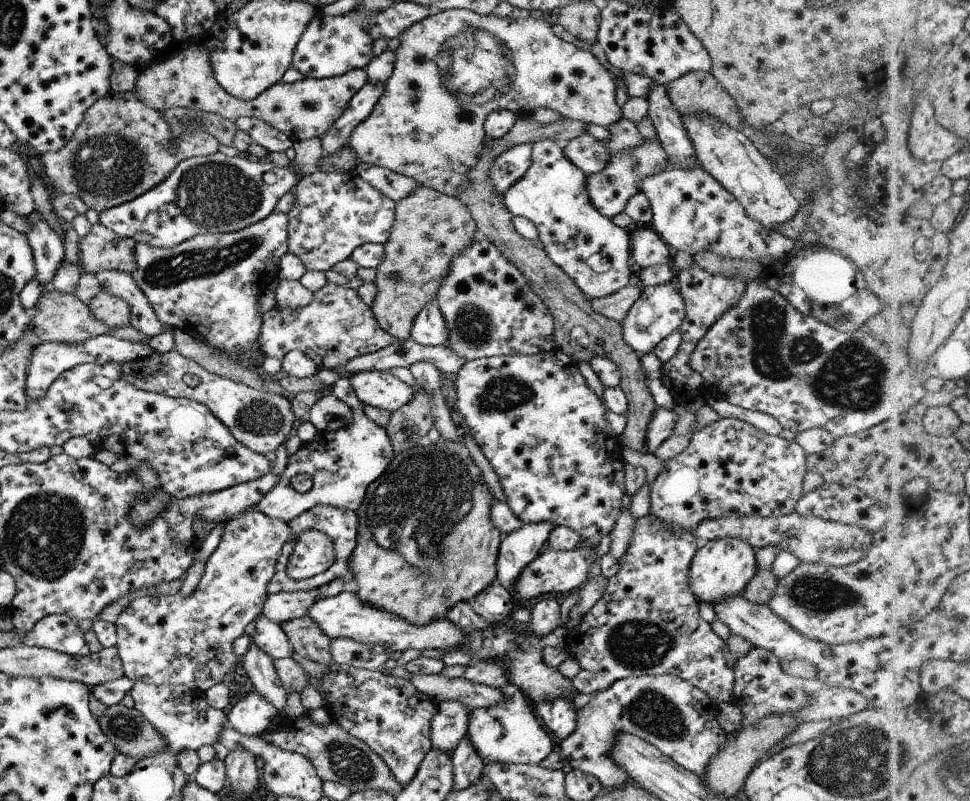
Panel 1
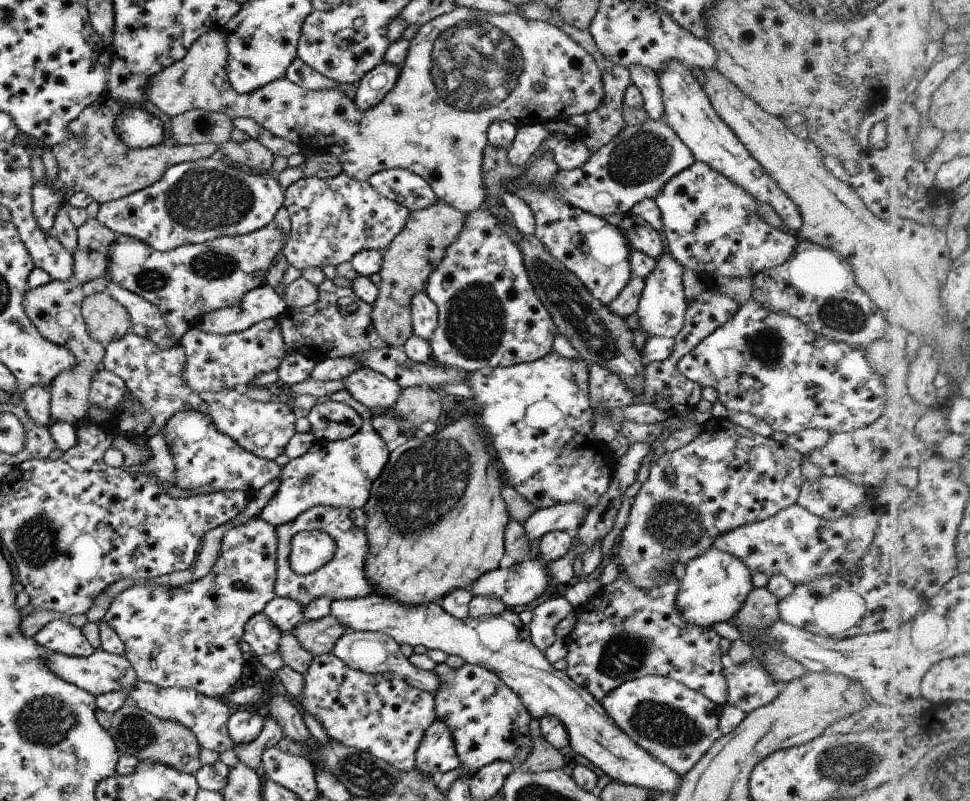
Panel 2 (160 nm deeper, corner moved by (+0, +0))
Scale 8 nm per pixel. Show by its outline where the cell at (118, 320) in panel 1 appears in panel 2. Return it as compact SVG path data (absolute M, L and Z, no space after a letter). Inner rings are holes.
M105 291L85 297L80 310L87 336L95 340L100 349L111 340L121 338L130 329L125 308Z

